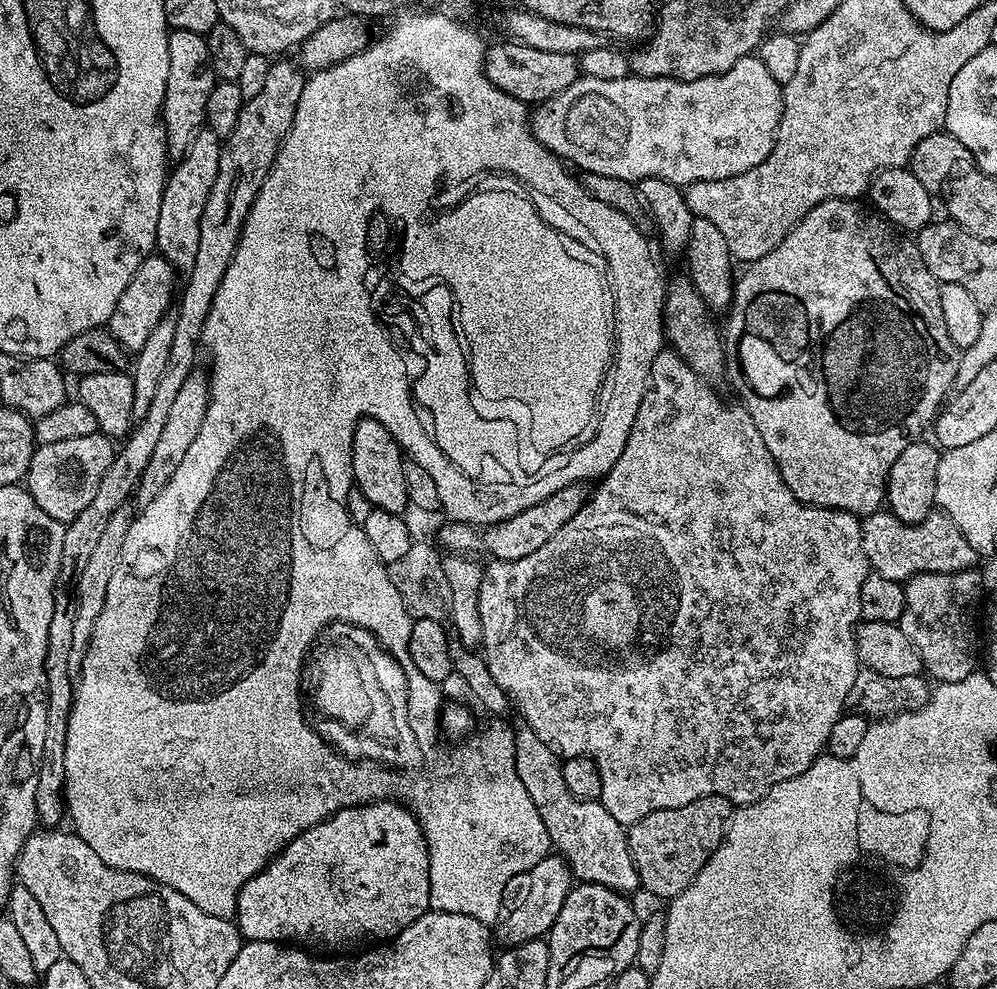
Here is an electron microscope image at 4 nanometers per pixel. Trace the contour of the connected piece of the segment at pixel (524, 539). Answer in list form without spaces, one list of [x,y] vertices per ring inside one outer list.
[[[587,483],[571,484],[562,486],[562,490],[557,490],[555,494],[550,494],[550,498],[542,498],[542,502],[534,506],[526,506],[514,518],[499,520],[496,524],[489,524],[483,530],[478,530],[474,524],[458,524],[455,522],[445,523],[445,528],[440,532],[440,540],[448,547],[447,551],[452,554],[472,554],[477,548],[480,552],[485,552],[492,560],[517,560],[526,558],[526,554],[534,554],[541,546],[546,546],[578,510],[590,495],[590,488]]]

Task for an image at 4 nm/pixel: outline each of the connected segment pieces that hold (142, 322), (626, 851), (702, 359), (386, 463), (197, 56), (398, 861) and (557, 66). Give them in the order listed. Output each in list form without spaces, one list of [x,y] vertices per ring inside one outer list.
[[[159,254],[146,257],[142,266],[134,270],[134,278],[130,278],[130,286],[122,290],[122,298],[118,298],[114,306],[114,314],[108,319],[106,325],[114,339],[129,353],[135,354],[142,350],[147,336],[150,335],[150,330],[154,330],[154,326],[158,326],[160,319],[173,307],[174,294],[172,298],[172,291],[175,288],[177,291],[178,288],[176,279],[178,279],[178,273],[172,263]]]
[[[520,726],[520,729],[515,729],[514,735],[514,762],[518,778],[522,778],[522,786],[526,786],[530,802],[534,802],[538,815],[542,817],[542,826],[546,826],[546,834],[552,839],[552,848],[571,866],[573,877],[586,884],[613,888],[615,892],[632,894],[632,891],[637,891],[640,879],[630,854],[628,828],[620,824],[599,800],[583,800],[570,794],[566,778],[562,778],[561,757],[550,750],[550,746],[546,746],[534,730]]]
[[[687,275],[676,276],[667,281],[664,294],[664,335],[671,351],[678,353],[684,361],[705,380],[716,382],[726,372],[724,341],[718,324],[712,321],[714,312],[699,296]]]
[[[367,418],[356,423],[352,439],[352,483],[358,490],[362,490],[362,494],[366,494],[373,508],[403,513],[409,507],[406,482],[402,475],[405,459],[393,429]]]
[[[171,29],[168,34],[170,74],[166,78],[164,95],[164,129],[166,130],[166,156],[169,161],[181,160],[194,138],[205,127],[206,102],[210,90],[218,82],[214,66],[210,62],[210,46],[201,33],[194,30]]]
[[[379,800],[373,804],[359,804],[353,808],[343,808],[338,810],[333,816],[327,816],[321,824],[316,824],[313,828],[307,828],[303,834],[298,838],[294,838],[290,843],[286,845],[280,851],[279,856],[272,857],[268,861],[268,865],[262,869],[254,878],[250,878],[250,882],[246,882],[246,886],[242,886],[242,890],[238,894],[238,906],[236,907],[236,915],[234,917],[234,923],[237,928],[240,929],[241,937],[245,941],[249,940],[274,940],[277,942],[303,942],[305,945],[311,946],[316,950],[324,950],[320,948],[348,948],[351,944],[360,944],[363,940],[372,940],[368,942],[387,942],[393,940],[398,934],[402,934],[402,930],[406,930],[406,926],[410,926],[414,921],[423,914],[423,912],[429,911],[430,908],[430,858],[428,857],[428,847],[426,846],[426,838],[422,834],[420,829],[420,823],[416,820],[416,815],[410,811],[410,809],[404,807],[402,804],[397,804],[395,800]]]
[[[519,42],[496,44],[487,49],[484,57],[484,73],[506,94],[518,98],[526,106],[541,104],[557,96],[581,75],[577,57],[570,54],[554,54],[554,50],[534,50]]]

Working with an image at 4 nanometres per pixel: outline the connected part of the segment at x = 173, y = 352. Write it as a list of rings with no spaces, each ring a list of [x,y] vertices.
[[[288,58],[273,59],[270,63],[270,74],[266,74],[266,83],[263,84],[262,91],[259,94],[254,94],[254,98],[245,100],[242,114],[238,114],[238,122],[234,122],[234,130],[230,130],[230,134],[223,137],[220,157],[218,158],[218,178],[214,178],[214,190],[210,190],[210,198],[206,198],[206,207],[202,209],[202,222],[198,233],[198,255],[194,258],[194,270],[190,270],[186,274],[188,282],[185,286],[183,283],[182,292],[184,288],[184,294],[181,298],[179,295],[178,298],[178,309],[175,311],[174,343],[170,345],[170,359],[166,362],[166,370],[158,382],[154,398],[150,402],[146,414],[142,414],[142,418],[135,421],[134,427],[121,443],[125,444],[116,448],[116,457],[110,462],[106,474],[102,474],[102,482],[98,482],[98,491],[94,493],[93,500],[86,505],[86,510],[82,510],[82,514],[78,514],[78,518],[74,518],[70,523],[64,525],[62,554],[58,566],[58,578],[54,586],[54,618],[50,618],[50,638],[46,638],[46,662],[44,663],[46,686],[48,687],[46,746],[42,746],[42,762],[38,766],[38,786],[36,787],[36,819],[45,829],[55,829],[59,825],[56,823],[60,819],[63,821],[66,816],[64,783],[66,782],[66,730],[68,729],[68,709],[70,707],[70,676],[68,680],[68,675],[73,671],[70,666],[70,654],[74,646],[76,587],[79,580],[82,579],[84,567],[88,565],[92,551],[98,543],[98,537],[106,527],[110,514],[114,514],[114,510],[125,507],[129,503],[127,500],[130,500],[130,497],[135,493],[138,482],[142,478],[142,470],[146,470],[146,462],[150,462],[150,454],[154,454],[154,446],[158,443],[158,437],[162,435],[166,418],[176,399],[178,389],[197,367],[196,351],[201,351],[202,348],[204,323],[210,312],[210,306],[214,302],[214,294],[218,294],[218,286],[222,286],[222,278],[234,258],[234,250],[238,246],[244,223],[250,214],[250,206],[254,206],[254,198],[258,198],[258,190],[262,190],[262,182],[266,182],[268,171],[272,169],[278,150],[282,146],[286,134],[292,128],[294,114],[298,110],[298,98],[302,98],[305,79],[305,73],[299,63],[293,62],[291,64]]]

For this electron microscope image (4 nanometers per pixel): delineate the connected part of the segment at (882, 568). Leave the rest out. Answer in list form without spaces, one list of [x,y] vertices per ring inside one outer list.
[[[881,510],[863,517],[862,550],[866,550],[869,569],[883,578],[907,582],[911,576],[923,572],[966,572],[978,560],[978,554],[962,538],[962,530],[946,513],[934,510],[927,518],[917,524],[907,524],[899,520],[893,512]]]

